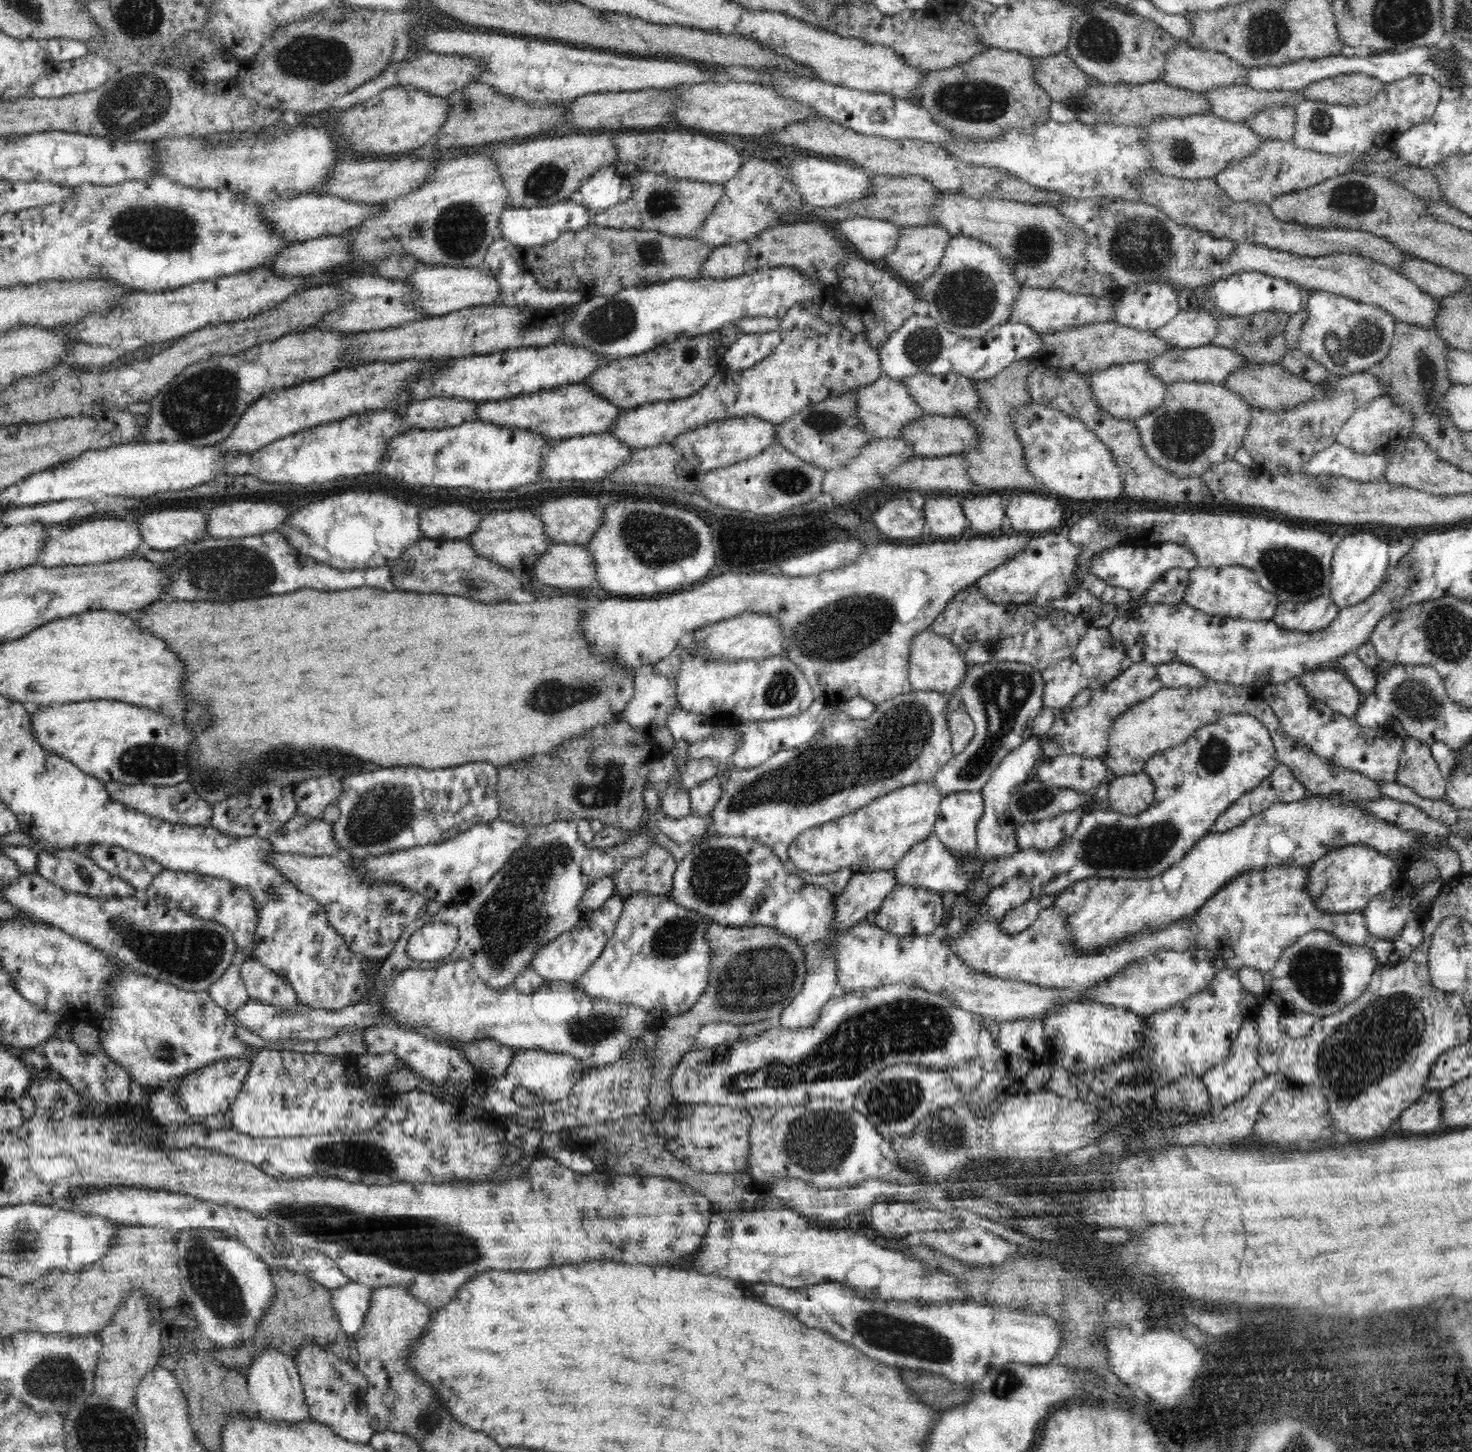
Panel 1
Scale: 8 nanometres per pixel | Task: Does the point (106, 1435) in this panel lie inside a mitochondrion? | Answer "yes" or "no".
yes

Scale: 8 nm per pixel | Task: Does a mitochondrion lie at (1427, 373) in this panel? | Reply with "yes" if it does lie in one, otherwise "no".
yes

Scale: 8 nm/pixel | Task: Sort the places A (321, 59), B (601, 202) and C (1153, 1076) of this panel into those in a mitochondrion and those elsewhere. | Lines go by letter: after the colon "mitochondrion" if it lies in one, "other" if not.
A: mitochondrion
B: other
C: mitochondrion

